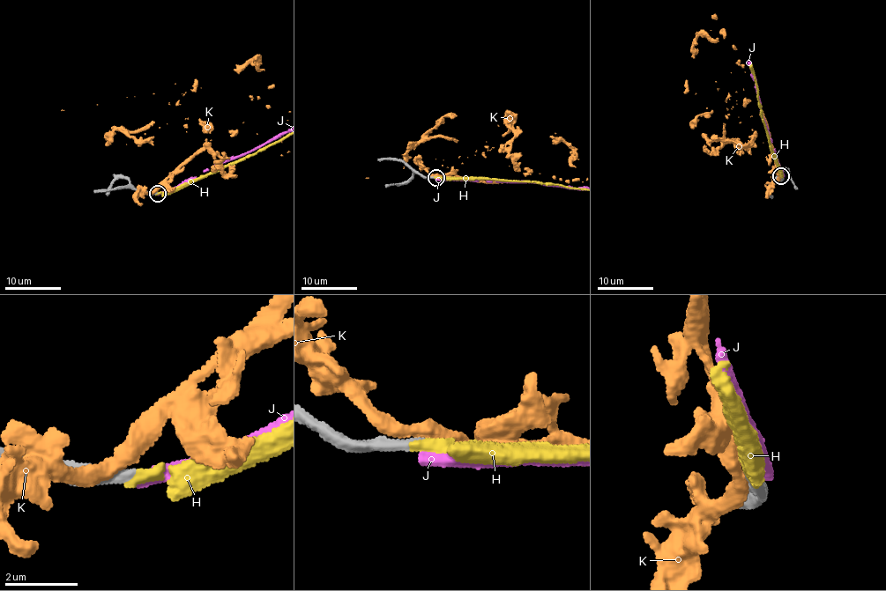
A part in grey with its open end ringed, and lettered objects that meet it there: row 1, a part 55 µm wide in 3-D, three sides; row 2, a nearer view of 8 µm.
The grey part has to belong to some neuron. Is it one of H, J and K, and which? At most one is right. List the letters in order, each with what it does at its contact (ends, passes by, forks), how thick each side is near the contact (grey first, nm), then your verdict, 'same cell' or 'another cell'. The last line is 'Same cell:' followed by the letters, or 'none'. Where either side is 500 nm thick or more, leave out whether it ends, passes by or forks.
H: it ends there; 320 nm thick on the grey side, 300 nm on the other; same cell
J: it ends there; 280 nm thick on the grey side, 420 nm on the other; another cell
K: it passes by; 320 nm thick on the grey side, 400 nm on the other; another cell
Same cell: H

